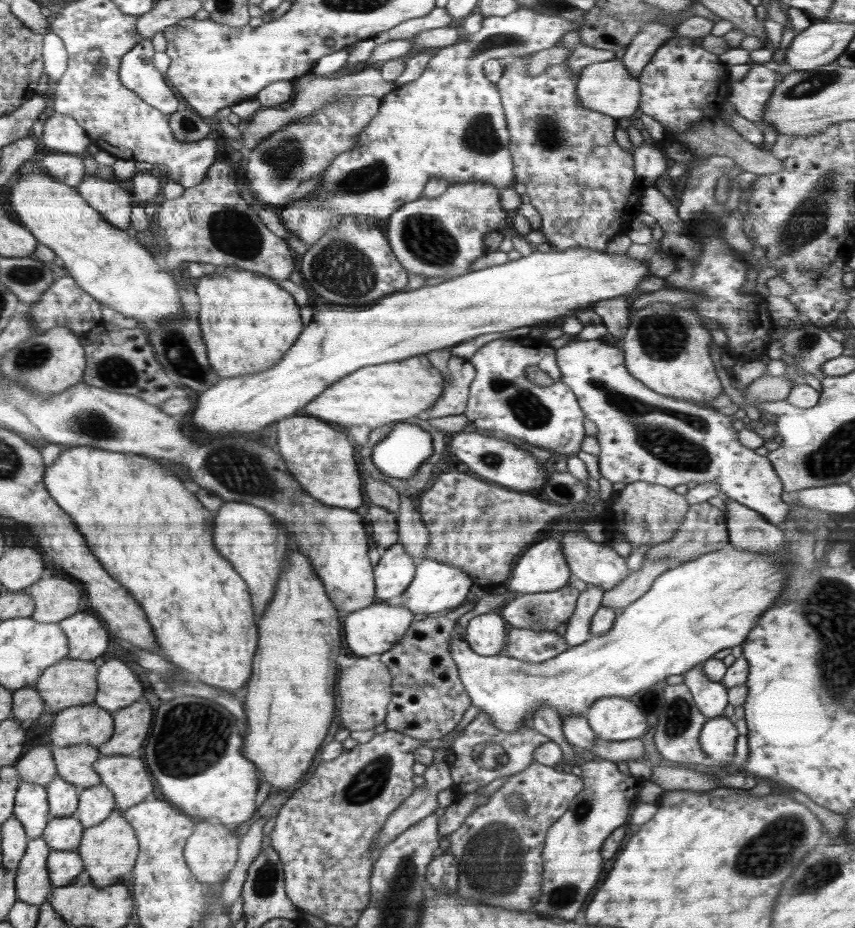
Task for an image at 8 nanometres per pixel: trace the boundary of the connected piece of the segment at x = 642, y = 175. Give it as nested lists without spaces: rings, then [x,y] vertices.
[[[643,142],[635,148],[633,166],[637,179],[645,189],[654,186],[660,176],[669,170],[671,161],[664,156],[663,148]]]

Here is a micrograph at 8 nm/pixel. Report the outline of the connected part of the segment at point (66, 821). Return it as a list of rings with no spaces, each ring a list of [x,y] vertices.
[[[73,815],[52,817],[46,825],[42,838],[49,843],[50,850],[66,850],[78,852],[78,847],[84,834],[84,827]]]

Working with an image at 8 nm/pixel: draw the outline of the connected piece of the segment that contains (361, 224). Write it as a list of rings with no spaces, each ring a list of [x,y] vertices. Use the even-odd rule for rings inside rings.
[[[352,214],[343,216],[336,227],[328,228],[324,236],[308,248],[300,260],[300,272],[302,272],[303,281],[308,282],[320,296],[327,298],[330,302],[344,304],[344,306],[370,304],[378,300],[378,296],[394,294],[406,288],[406,282],[408,282],[407,273],[390,248],[383,227],[373,224],[366,217]]]

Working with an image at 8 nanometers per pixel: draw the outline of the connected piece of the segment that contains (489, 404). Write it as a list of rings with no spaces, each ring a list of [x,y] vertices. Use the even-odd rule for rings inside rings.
[[[529,337],[494,340],[478,349],[469,360],[476,370],[463,412],[469,428],[494,430],[510,439],[522,438],[552,454],[574,456],[582,450],[582,439],[586,437],[584,413],[574,391],[562,381],[555,349],[550,344]],[[530,366],[540,368],[554,382],[544,387],[530,382],[526,377],[526,368]]]

